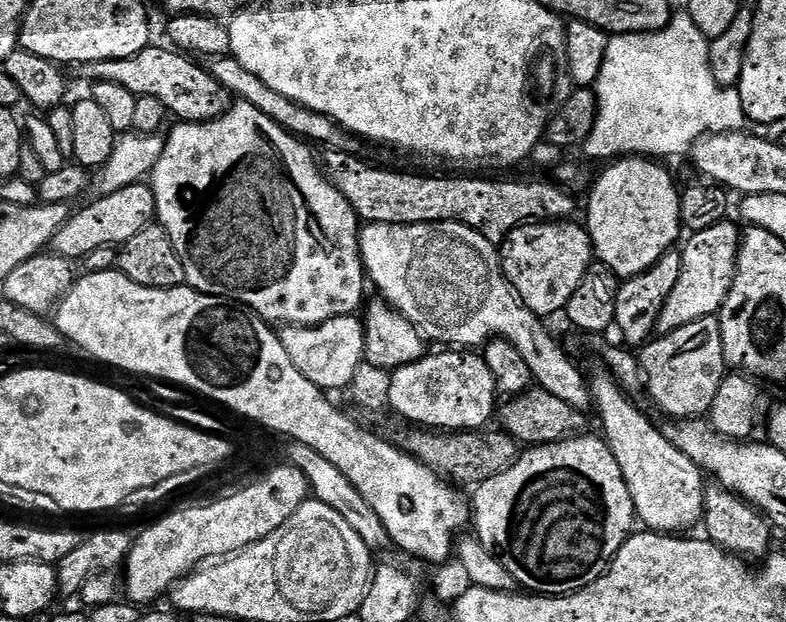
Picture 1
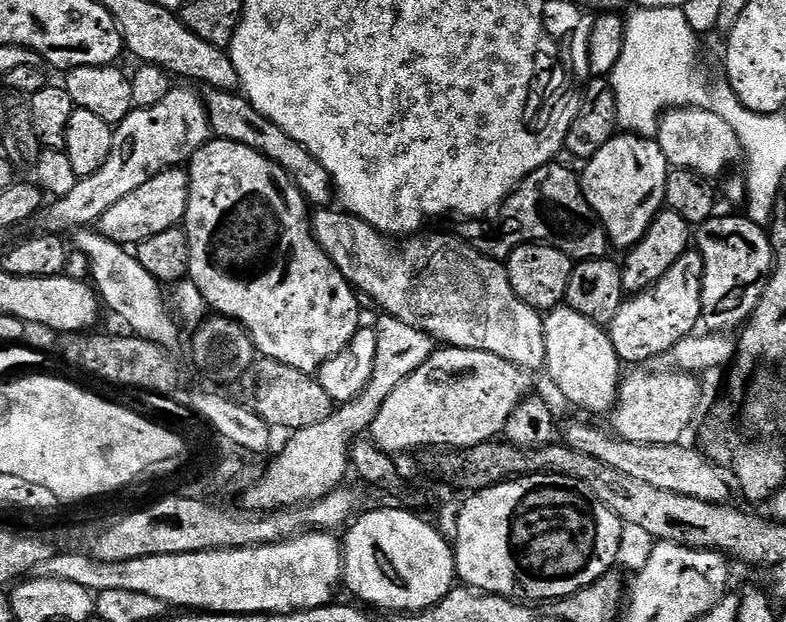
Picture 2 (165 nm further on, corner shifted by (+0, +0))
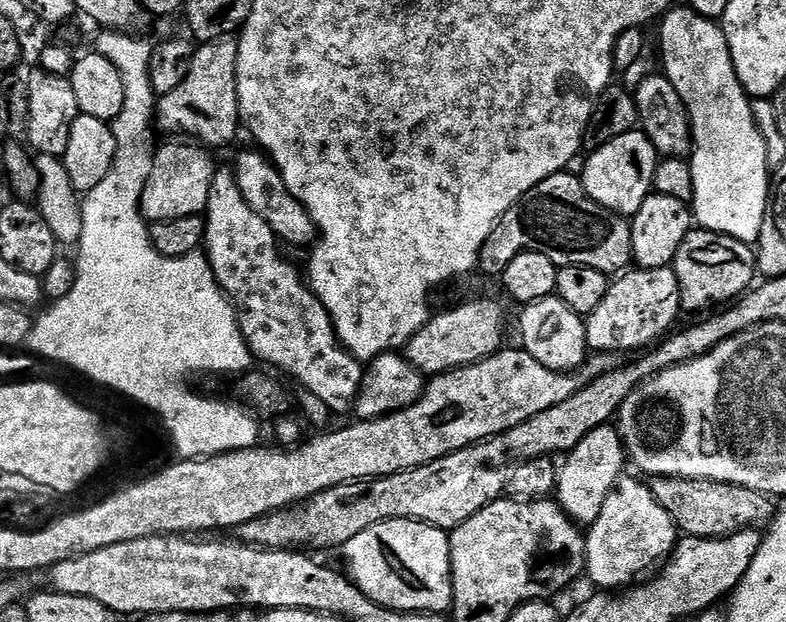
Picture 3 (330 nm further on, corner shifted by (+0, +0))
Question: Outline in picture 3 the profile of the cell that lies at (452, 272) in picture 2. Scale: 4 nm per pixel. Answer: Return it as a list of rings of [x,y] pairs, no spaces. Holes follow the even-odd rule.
[[[246,150],[240,153],[236,158],[235,166],[232,166],[232,173],[239,189],[242,190],[242,196],[285,245],[286,243],[311,245],[318,236],[316,223],[310,218],[302,202],[298,202],[298,198],[294,198],[290,190],[286,190],[286,182],[282,182],[282,176],[271,159],[261,151],[255,151]]]

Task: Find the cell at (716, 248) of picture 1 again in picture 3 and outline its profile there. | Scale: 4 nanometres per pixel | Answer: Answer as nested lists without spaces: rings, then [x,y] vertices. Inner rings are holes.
[[[675,267],[636,268],[625,271],[609,283],[606,298],[602,298],[598,310],[586,317],[588,347],[596,354],[621,354],[620,352],[628,352],[631,348],[643,349],[657,338],[663,337],[669,331],[667,328],[679,316],[682,316],[682,309]]]

